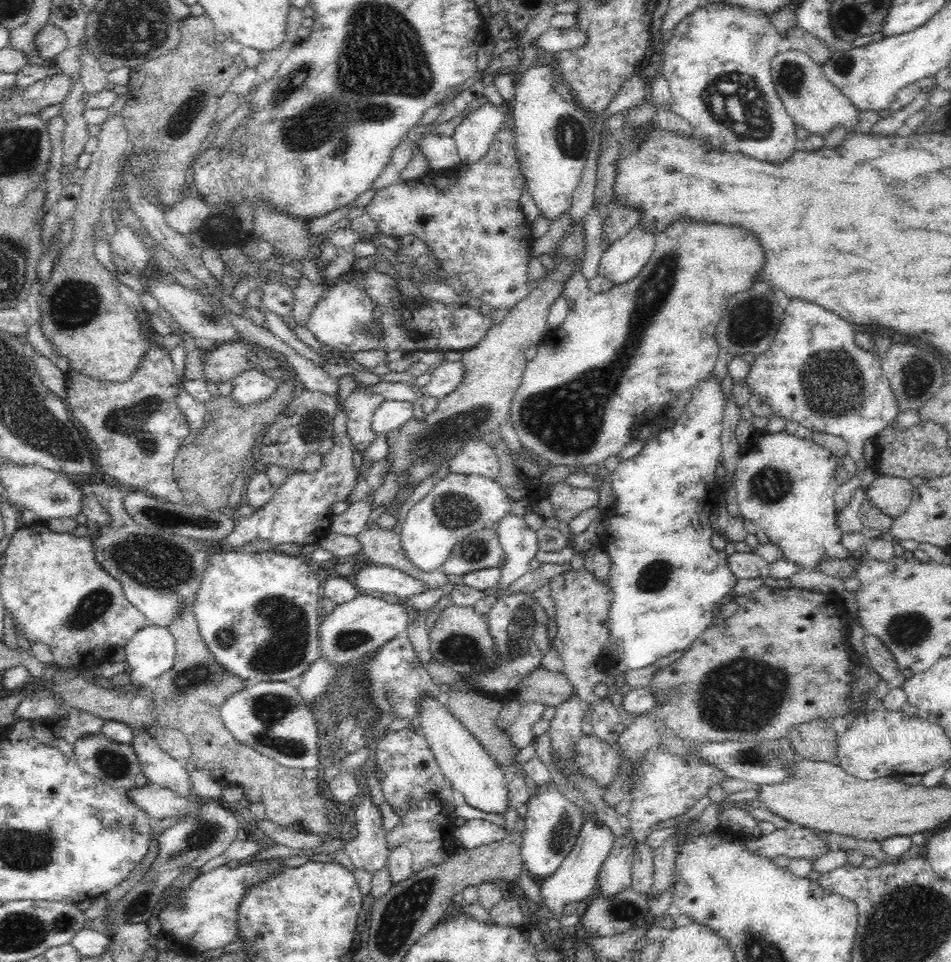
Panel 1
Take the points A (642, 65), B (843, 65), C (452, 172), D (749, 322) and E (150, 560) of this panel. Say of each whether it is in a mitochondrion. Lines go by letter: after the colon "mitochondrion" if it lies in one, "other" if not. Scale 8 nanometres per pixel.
A: other
B: mitochondrion
C: other
D: mitochondrion
E: mitochondrion

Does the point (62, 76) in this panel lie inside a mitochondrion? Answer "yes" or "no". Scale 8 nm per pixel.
no

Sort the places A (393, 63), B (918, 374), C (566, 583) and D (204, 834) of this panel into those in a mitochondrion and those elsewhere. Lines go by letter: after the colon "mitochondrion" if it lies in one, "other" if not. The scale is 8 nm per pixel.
A: mitochondrion
B: mitochondrion
C: other
D: mitochondrion

